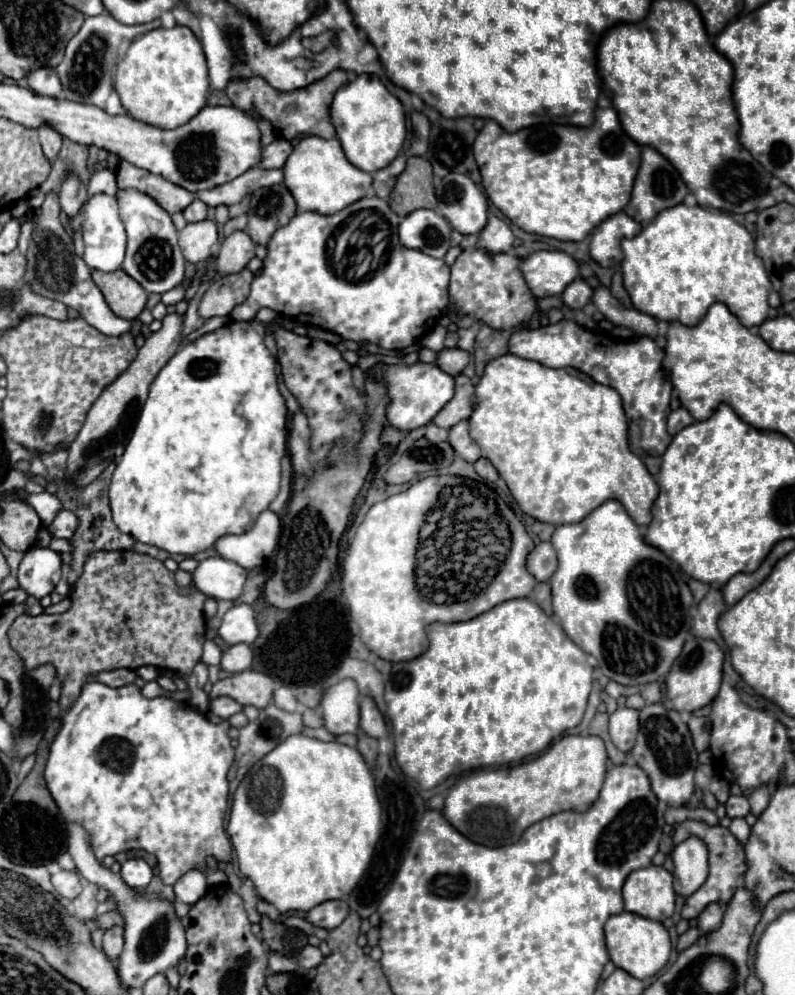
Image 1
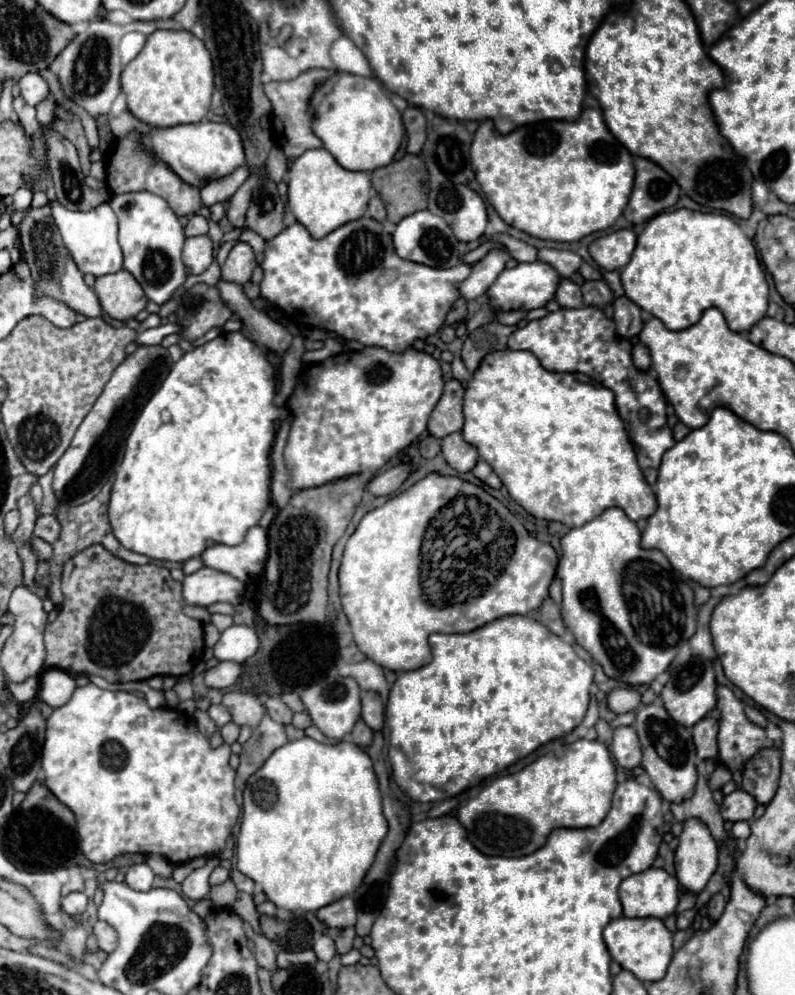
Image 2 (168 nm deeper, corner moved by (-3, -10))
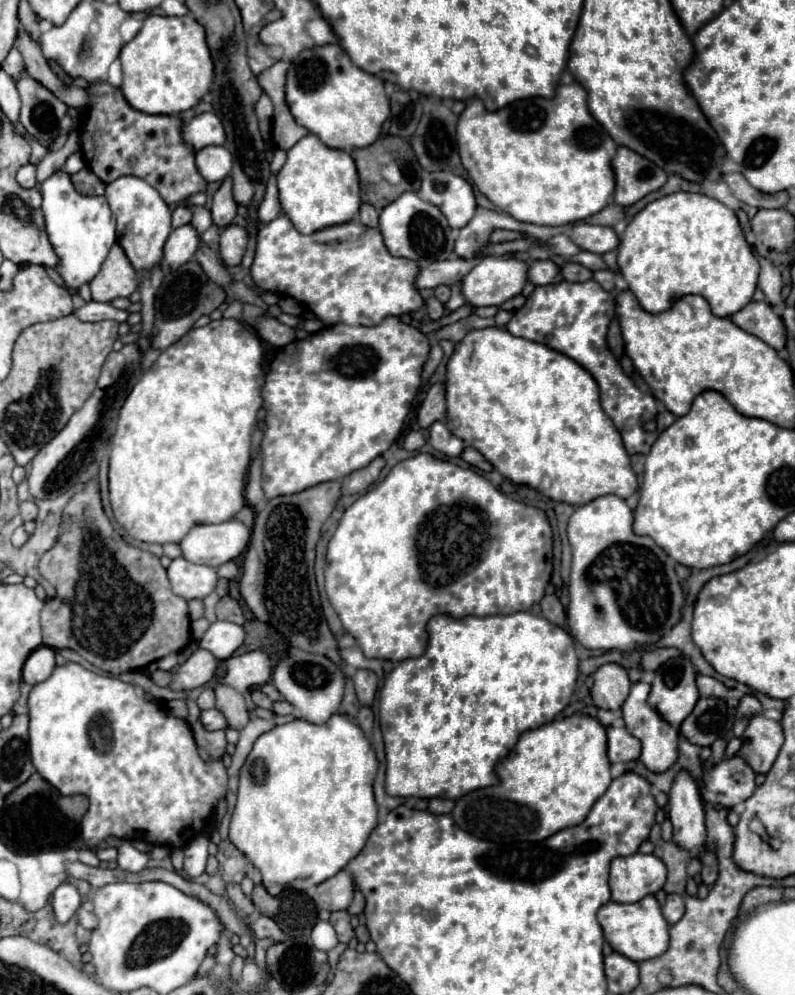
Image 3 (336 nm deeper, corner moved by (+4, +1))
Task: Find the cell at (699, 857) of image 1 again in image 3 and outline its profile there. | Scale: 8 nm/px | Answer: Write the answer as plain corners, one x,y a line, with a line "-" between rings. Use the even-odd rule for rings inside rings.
678,773
668,795
668,817
674,825
672,841
690,851
702,853
706,847
704,805
698,783
688,773

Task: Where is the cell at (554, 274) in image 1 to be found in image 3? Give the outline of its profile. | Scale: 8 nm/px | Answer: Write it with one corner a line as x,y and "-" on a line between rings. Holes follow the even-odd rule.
482,257
462,279
462,293
474,307
496,305
522,293
530,265
516,257

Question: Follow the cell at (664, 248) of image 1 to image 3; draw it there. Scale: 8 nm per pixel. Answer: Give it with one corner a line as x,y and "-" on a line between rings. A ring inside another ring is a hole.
680,191
648,203
638,215
634,215
622,233
618,247
618,271
648,313
664,313
680,297
700,295
710,303
716,317
730,317
752,301
760,265
744,239
736,213
730,207
708,195

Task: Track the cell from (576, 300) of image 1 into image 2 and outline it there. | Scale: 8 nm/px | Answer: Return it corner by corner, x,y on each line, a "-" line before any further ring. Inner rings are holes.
563,278
563,284
559,284
559,292
555,292
555,300
563,308
581,308
583,306
581,288
575,282
571,282
569,278

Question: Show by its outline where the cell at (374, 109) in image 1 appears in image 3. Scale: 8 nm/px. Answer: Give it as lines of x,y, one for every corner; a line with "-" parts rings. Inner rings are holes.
340,45
314,47
300,53
288,69
286,101
300,125
314,133
330,149
364,149
372,145
390,117
390,101
378,77
354,65

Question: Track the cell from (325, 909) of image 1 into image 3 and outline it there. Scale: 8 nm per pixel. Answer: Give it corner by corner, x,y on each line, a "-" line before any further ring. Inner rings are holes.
340,871
314,889
314,903
318,909
328,911
348,909
352,901
352,891
354,891
352,877
346,871

